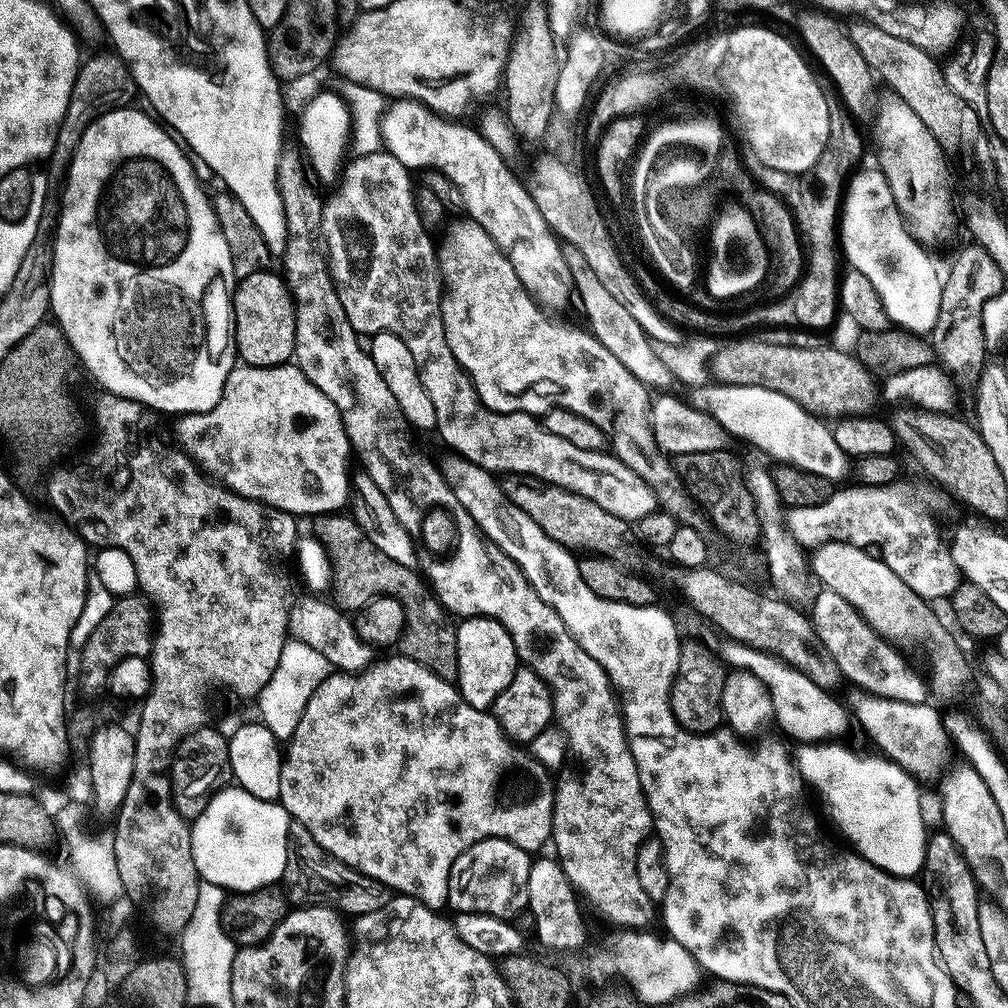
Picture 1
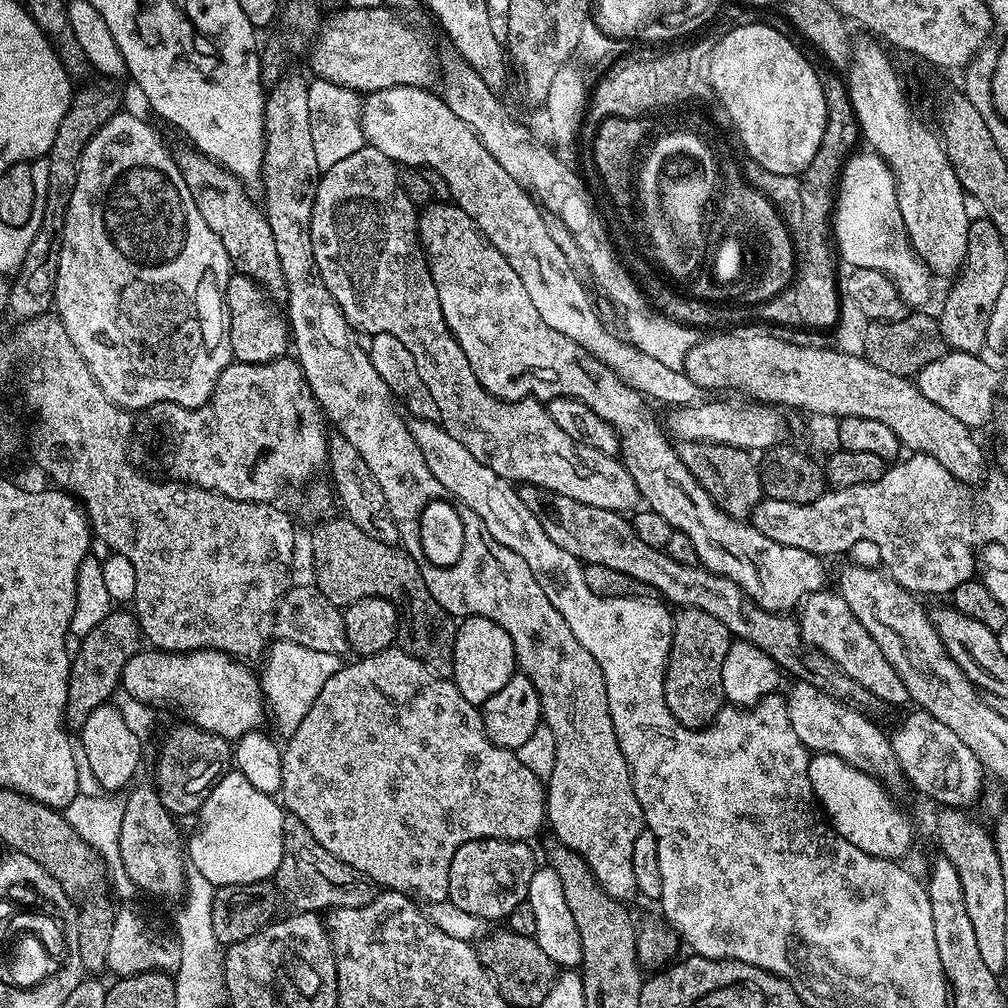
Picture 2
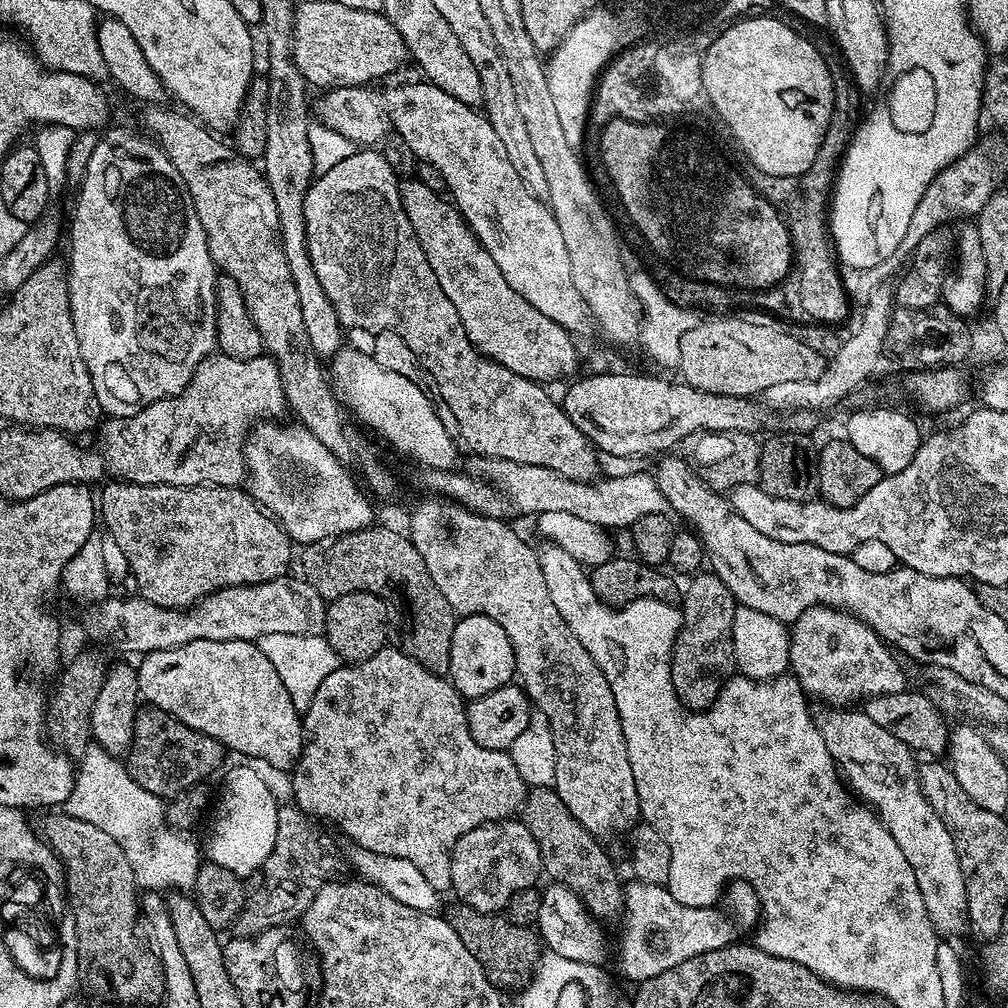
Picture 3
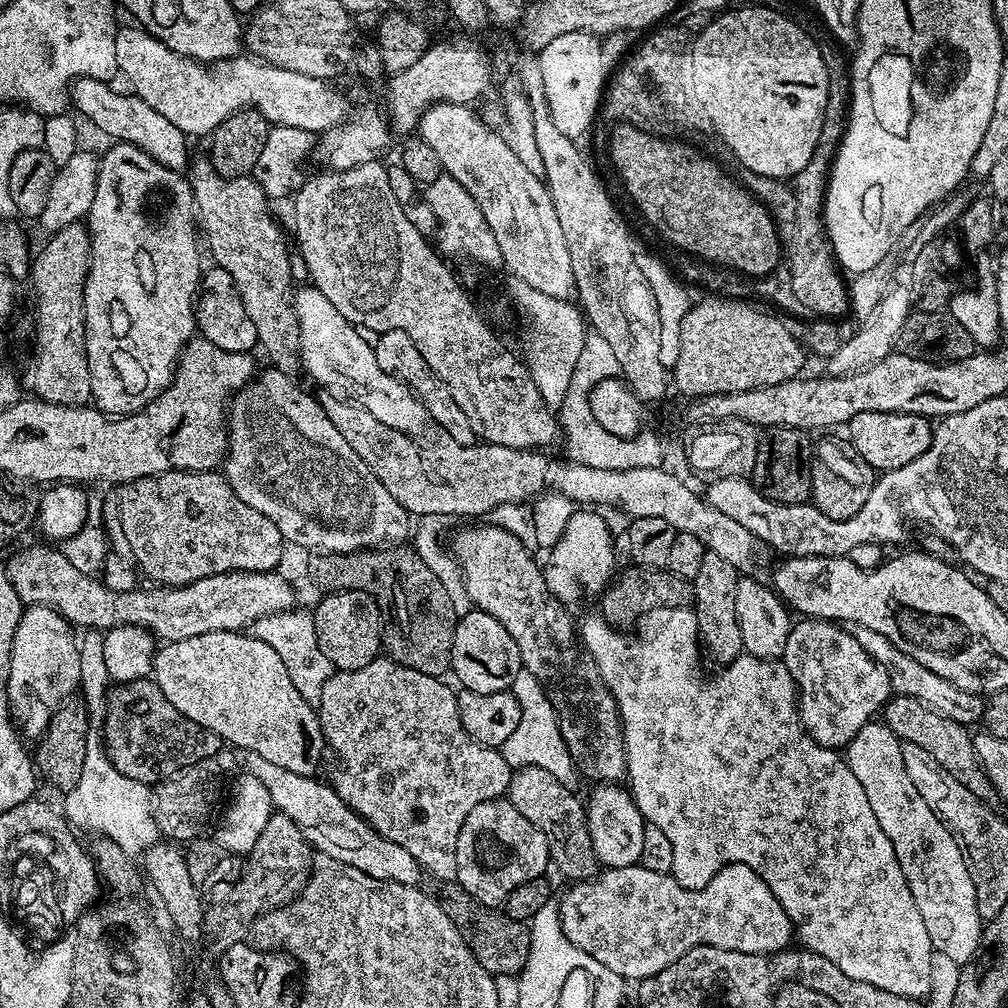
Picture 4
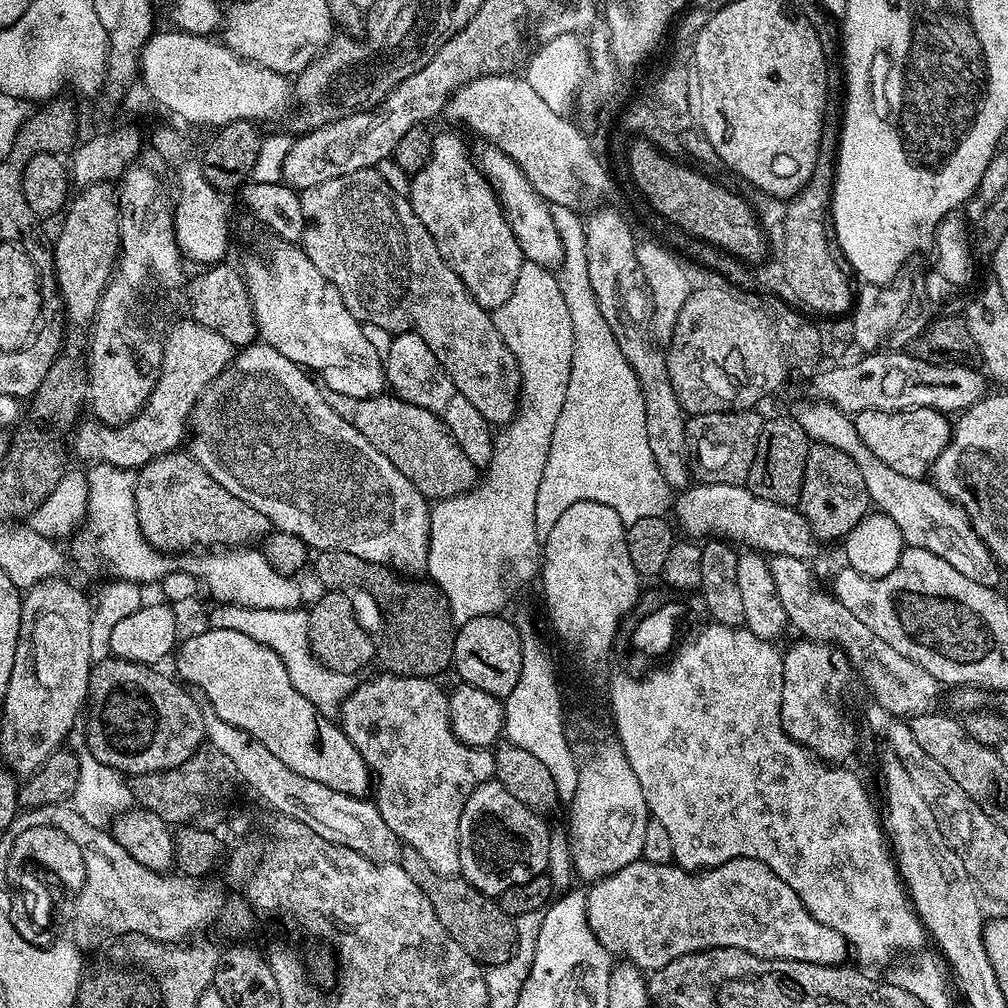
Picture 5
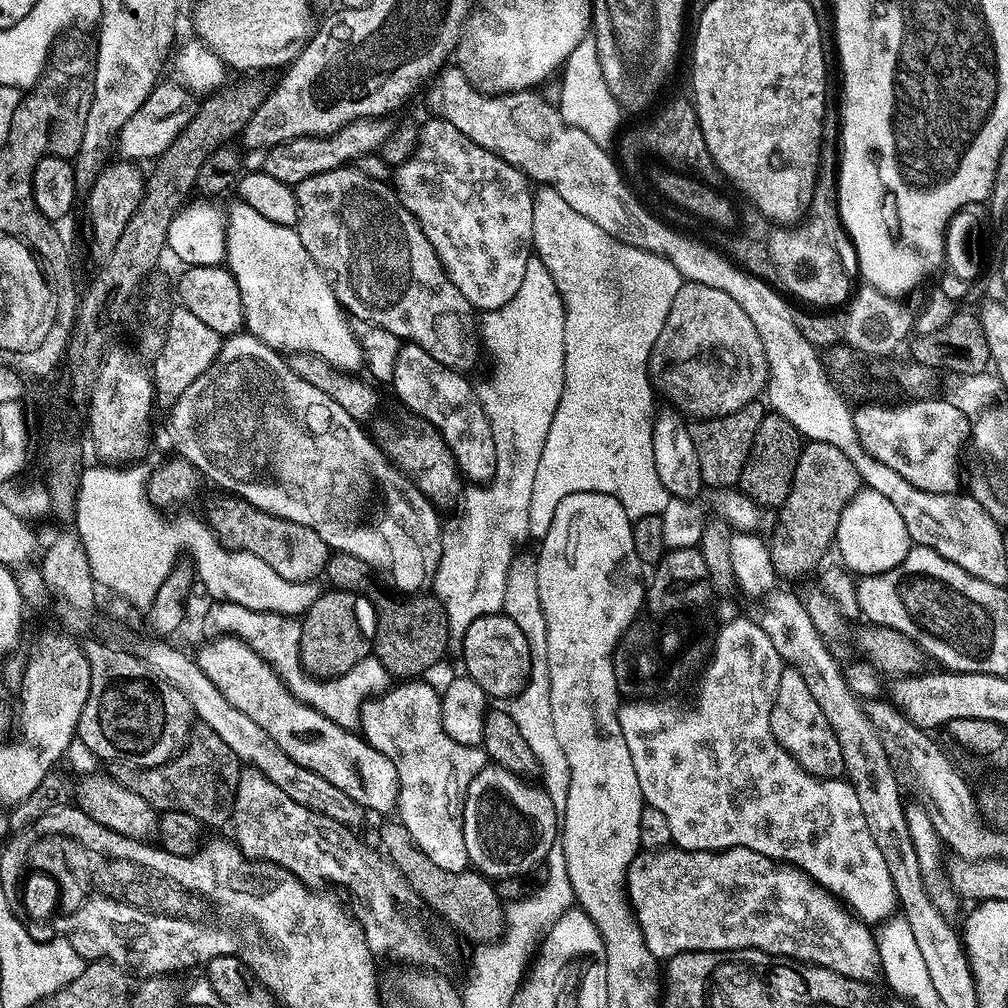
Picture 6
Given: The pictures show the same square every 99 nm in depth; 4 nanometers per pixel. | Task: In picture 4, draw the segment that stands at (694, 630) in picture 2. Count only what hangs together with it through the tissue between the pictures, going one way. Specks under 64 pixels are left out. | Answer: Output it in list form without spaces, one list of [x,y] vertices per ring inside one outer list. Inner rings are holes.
[[[705,551],[702,566],[692,579],[694,590],[694,611],[700,631],[703,647],[712,651],[712,656],[719,662],[727,662],[741,655],[744,643],[742,630],[738,630],[738,609],[734,594],[738,594],[738,570],[718,554]]]

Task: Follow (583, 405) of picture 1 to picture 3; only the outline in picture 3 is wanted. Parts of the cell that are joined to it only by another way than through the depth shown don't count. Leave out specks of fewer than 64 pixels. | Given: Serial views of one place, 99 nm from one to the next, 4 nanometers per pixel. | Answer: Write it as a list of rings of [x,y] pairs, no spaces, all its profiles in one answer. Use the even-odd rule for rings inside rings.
[[[417,178],[400,180],[400,197],[402,210],[406,210],[406,218],[410,218],[418,246],[422,246],[426,262],[430,262],[430,270],[434,270],[446,298],[454,302],[462,326],[480,354],[527,380],[549,382],[563,376],[575,377],[576,344],[572,341],[575,339],[561,324],[534,310],[534,306],[506,282],[502,270],[498,270],[498,262],[480,245],[455,203],[430,190]]]

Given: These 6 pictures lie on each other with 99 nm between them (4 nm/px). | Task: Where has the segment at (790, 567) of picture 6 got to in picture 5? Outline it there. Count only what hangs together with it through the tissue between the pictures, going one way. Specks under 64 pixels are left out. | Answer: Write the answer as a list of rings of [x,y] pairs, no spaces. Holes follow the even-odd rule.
[[[813,443],[806,454],[806,474],[802,478],[802,494],[798,511],[812,527],[817,541],[836,540],[848,535],[859,520],[870,512],[870,501],[862,470],[854,464],[854,458],[829,444]]]

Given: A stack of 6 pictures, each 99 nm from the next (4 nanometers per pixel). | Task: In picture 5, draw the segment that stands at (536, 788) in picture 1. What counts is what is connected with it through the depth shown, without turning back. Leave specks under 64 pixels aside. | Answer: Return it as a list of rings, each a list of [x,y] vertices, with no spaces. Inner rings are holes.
[[[383,674],[384,676],[376,676],[373,680],[357,683],[354,689],[343,704],[338,709],[338,727],[346,734],[346,738],[350,738],[350,742],[362,754],[362,758],[367,762],[369,769],[374,773],[374,803],[376,809],[382,814],[382,818],[386,822],[386,826],[390,826],[390,830],[394,830],[394,834],[407,847],[418,850],[418,854],[422,854],[422,858],[426,858],[426,862],[430,862],[430,866],[438,874],[443,876],[454,876],[460,871],[460,819],[462,818],[462,810],[466,806],[466,802],[470,798],[470,794],[479,786],[485,784],[496,775],[496,758],[489,749],[471,748],[462,743],[454,734],[454,730],[450,726],[450,714],[448,713],[448,697],[445,689],[440,689],[436,685],[435,679],[426,676],[394,676],[391,674]]]

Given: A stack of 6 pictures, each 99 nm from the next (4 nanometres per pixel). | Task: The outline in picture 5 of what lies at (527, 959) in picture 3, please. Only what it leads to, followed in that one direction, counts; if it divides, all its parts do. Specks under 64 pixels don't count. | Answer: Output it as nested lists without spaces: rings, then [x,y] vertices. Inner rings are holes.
[[[401,847],[398,863],[406,870],[406,874],[410,874],[410,878],[414,878],[427,907],[432,908],[434,914],[438,914],[438,922],[446,926],[454,942],[458,942],[458,946],[462,946],[466,954],[470,954],[484,966],[500,964],[512,957],[512,952],[517,947],[516,925],[513,917],[506,915],[493,897],[479,892],[459,874],[438,874],[430,866],[430,862],[426,862],[426,858],[422,858],[422,854],[418,854],[418,850],[413,848]]]

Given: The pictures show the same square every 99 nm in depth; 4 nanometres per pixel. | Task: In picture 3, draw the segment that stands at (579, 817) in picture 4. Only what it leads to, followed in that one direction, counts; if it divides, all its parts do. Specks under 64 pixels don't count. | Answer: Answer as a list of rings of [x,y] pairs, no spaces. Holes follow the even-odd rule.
[[[533,787],[525,795],[522,822],[528,827],[530,834],[534,834],[543,871],[547,875],[549,872],[555,883],[566,885],[587,906],[589,913],[601,921],[621,915],[626,901],[607,850],[600,845],[603,843],[597,837],[586,831],[578,818],[574,818],[574,814],[570,814],[570,810],[566,810],[566,802],[562,802],[555,787]]]

